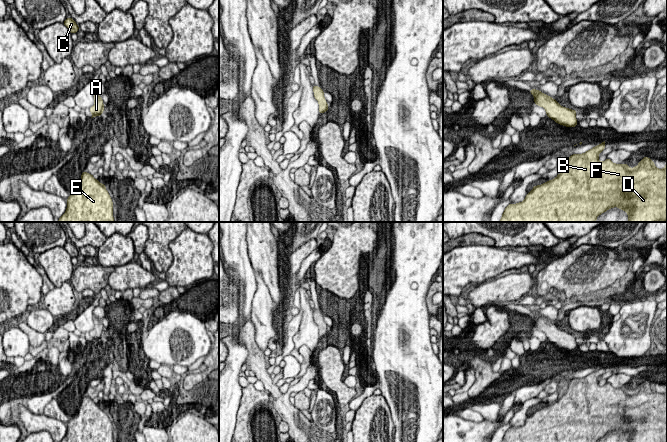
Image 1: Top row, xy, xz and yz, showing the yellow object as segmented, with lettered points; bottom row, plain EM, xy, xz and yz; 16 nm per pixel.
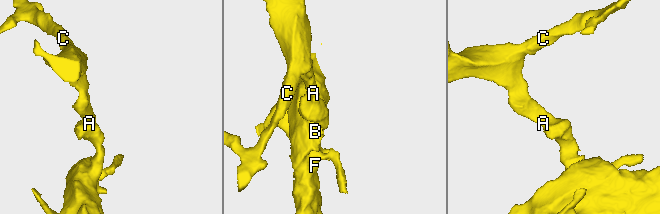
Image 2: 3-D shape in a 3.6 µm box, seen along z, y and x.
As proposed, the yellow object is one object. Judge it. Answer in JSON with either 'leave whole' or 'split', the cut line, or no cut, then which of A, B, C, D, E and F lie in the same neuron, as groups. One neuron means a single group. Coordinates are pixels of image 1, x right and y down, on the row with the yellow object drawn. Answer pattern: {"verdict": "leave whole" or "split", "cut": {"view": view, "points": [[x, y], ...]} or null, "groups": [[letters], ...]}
{"verdict": "leave whole", "cut": null, "groups": [["A", "B", "C", "D", "E", "F"]]}

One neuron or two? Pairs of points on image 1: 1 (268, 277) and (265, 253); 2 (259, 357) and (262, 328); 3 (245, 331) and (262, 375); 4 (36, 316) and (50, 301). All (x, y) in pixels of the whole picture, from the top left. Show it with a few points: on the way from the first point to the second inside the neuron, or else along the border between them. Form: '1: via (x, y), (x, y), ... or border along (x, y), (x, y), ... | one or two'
1: via (268, 271), (265, 259) | one
2: border along (254, 326), (254, 340), (263, 351) | two
3: via (249, 342), (258, 364) | one
4: border along (46, 308), (53, 317) | two

